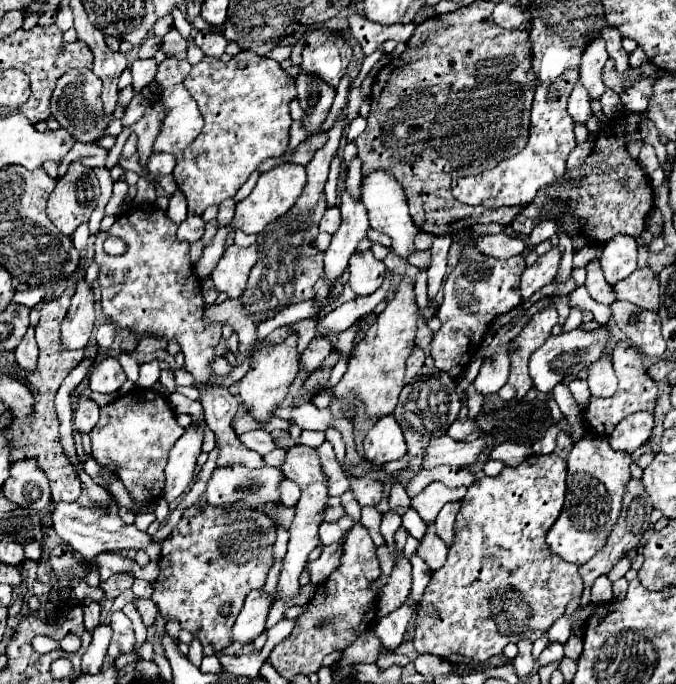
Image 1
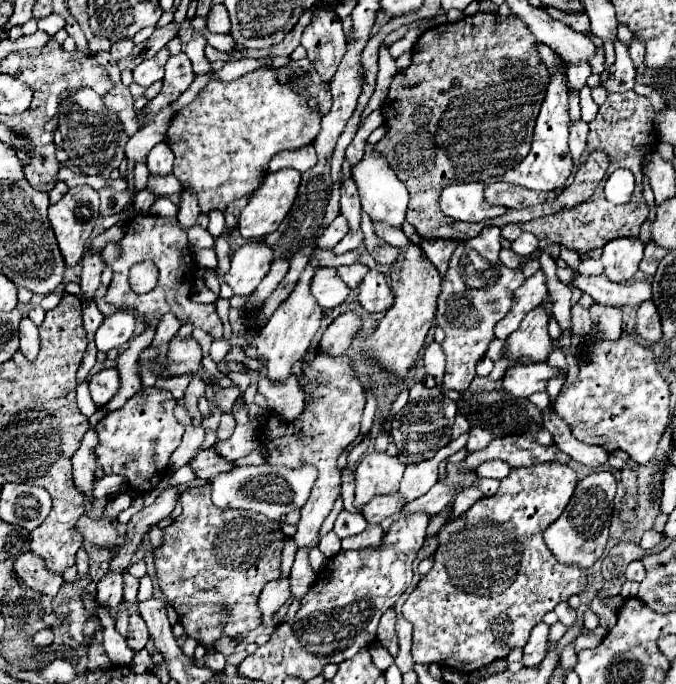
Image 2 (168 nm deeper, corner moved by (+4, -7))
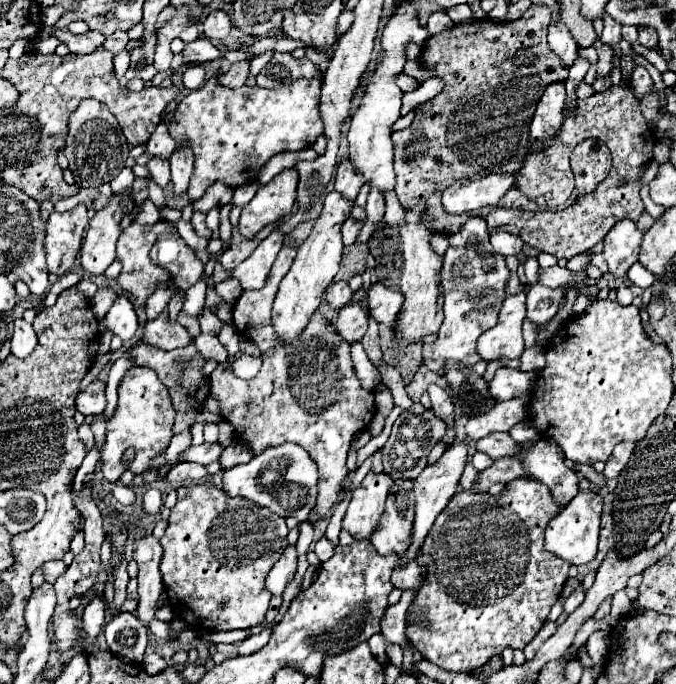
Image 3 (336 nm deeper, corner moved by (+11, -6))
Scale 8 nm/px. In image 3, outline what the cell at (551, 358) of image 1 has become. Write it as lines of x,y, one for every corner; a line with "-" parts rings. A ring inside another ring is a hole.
501,367
493,381
489,383
489,393
493,395
495,401
509,401
521,395
527,395
533,389
535,383
535,373
523,373
517,369

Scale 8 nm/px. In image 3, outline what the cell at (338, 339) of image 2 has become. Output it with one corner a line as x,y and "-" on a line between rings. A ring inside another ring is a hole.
355,301
339,311
333,325
337,327
341,337
345,337
349,343
355,343
355,341
361,341
367,331
369,313
361,301

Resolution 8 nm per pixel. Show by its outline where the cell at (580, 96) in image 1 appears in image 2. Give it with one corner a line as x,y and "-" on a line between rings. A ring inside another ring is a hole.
588,62
584,64
570,64
568,66
568,86
572,92
580,92
586,86
586,78
592,74

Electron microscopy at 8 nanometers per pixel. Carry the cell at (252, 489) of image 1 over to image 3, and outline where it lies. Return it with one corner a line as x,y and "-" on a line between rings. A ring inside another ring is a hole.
295,443
269,447
261,455
255,455
249,463
237,465
223,475
223,489
227,495
245,497
281,517
295,517
297,521
305,521
317,501
317,463
303,447

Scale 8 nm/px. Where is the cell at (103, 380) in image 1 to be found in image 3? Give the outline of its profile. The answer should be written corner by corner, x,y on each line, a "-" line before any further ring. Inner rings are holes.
93,381
77,395
77,411
87,415
99,415
105,411
105,383

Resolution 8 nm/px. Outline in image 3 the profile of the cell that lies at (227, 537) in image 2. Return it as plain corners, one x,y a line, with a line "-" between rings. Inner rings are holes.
213,483
179,487
177,497
177,505
169,515
169,527
161,537
161,577
169,597
169,607
197,631
249,629
261,623
271,601
271,593
265,591
265,577
271,571
273,563
279,559
281,551
285,551
287,547
289,529
285,519
271,513
269,509
265,511
261,507
255,507
249,499
229,497
-
223,599
227,599
225,607
221,607

